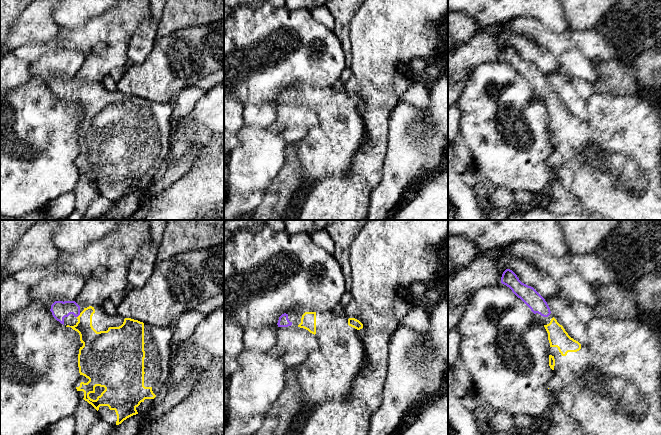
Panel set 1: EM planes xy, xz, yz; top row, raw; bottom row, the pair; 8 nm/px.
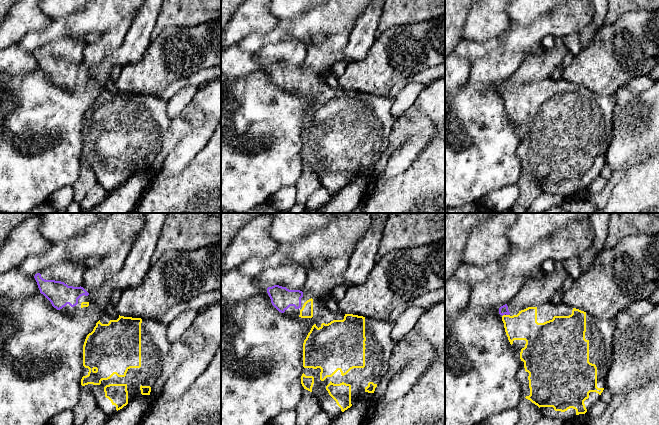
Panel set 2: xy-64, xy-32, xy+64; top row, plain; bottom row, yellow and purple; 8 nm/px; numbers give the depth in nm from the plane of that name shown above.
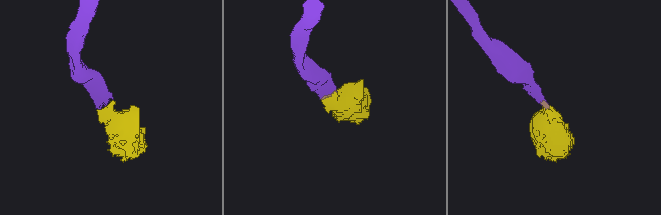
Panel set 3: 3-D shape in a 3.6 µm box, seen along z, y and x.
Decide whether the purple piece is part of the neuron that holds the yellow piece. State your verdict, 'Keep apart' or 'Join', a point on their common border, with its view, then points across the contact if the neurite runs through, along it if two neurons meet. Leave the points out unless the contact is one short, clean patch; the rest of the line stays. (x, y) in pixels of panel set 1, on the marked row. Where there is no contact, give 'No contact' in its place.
Join. Touches yellow at xy (79, 315). Path across: xy (94, 342), (79, 315), (74, 310), (60, 310)

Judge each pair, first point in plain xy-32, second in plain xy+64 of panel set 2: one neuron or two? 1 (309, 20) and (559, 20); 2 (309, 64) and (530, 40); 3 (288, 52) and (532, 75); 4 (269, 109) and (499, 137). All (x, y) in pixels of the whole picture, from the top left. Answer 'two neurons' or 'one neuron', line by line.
1: one neuron
2: two neurons
3: one neuron
4: one neuron

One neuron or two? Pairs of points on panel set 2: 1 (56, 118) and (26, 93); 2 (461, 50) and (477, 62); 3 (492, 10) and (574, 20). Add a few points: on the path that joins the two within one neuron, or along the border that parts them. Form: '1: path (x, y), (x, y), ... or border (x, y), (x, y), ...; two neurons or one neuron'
1: path (48, 110), (42, 103), (34, 101); one neuron
2: path (465, 50), (473, 58); one neuron
3: border (511, 22), (506, 29), (494, 38); two neurons

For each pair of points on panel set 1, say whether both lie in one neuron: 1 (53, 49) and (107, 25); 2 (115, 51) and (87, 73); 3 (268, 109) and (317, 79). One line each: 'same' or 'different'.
1: same
2: same
3: different

